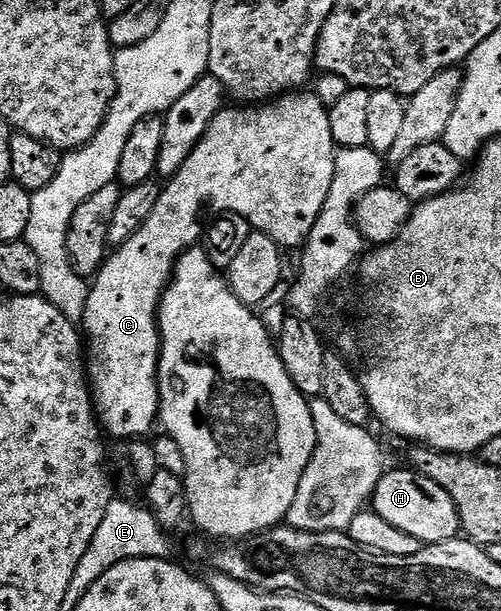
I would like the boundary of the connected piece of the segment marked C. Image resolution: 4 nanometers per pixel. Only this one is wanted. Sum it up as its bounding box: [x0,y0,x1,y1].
[80,92,336,440]

